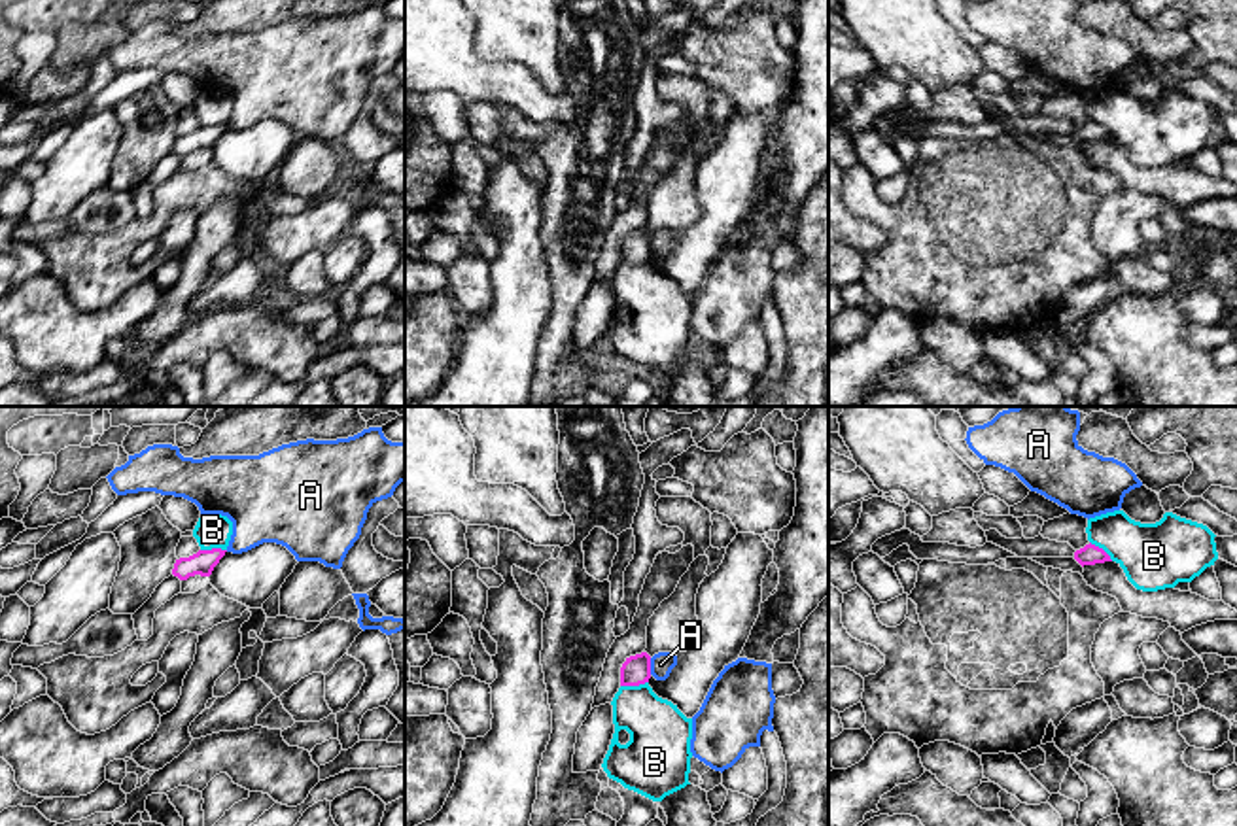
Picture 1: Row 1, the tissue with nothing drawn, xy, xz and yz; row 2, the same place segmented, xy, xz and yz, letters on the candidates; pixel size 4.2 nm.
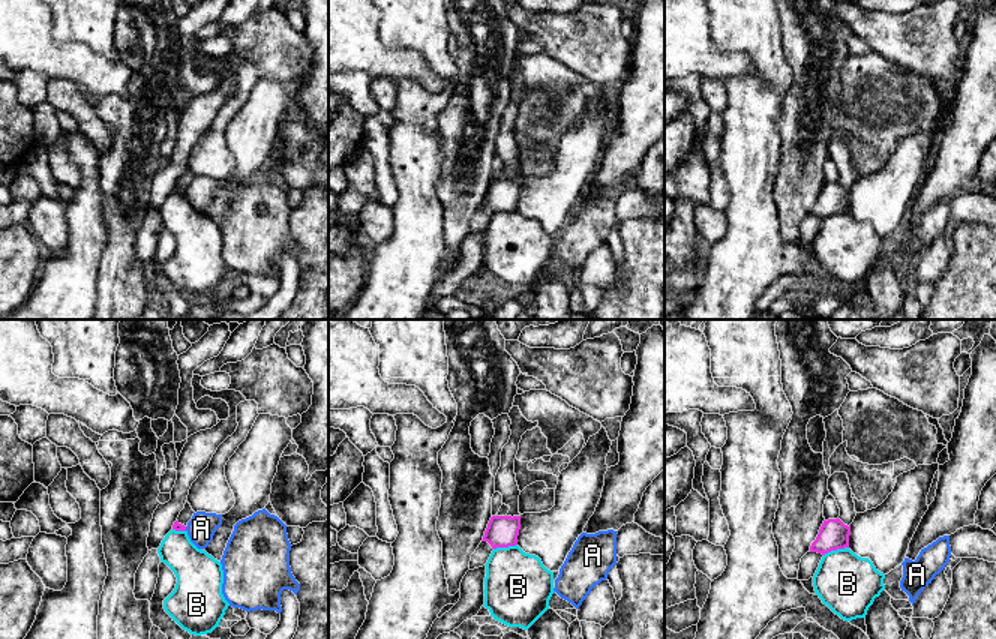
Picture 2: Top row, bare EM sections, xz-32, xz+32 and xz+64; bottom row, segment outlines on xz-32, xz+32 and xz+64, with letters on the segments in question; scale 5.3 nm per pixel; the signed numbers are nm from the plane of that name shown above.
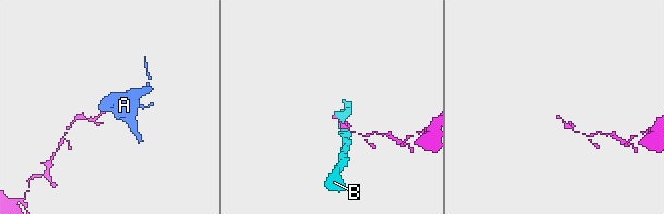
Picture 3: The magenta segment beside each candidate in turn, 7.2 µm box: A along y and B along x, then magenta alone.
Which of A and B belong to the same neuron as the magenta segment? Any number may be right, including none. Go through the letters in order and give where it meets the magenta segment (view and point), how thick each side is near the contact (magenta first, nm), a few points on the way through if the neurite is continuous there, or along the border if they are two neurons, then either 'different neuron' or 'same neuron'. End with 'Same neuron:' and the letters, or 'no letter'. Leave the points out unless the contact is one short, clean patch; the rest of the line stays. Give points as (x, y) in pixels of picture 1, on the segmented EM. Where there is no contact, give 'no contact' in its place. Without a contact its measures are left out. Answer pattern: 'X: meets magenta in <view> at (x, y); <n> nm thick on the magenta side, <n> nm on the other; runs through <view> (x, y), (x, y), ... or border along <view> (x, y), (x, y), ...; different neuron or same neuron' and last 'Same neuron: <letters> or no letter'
A: meets magenta in xz at (649, 666); 120 nm thick on the magenta side, 100 nm on the other; border along xz (649, 658), (651, 673); different neuron
B: meets magenta in xz at (634, 685); 120 nm thick on the magenta side, 260 nm on the other; different neuron
Same neuron: no letter

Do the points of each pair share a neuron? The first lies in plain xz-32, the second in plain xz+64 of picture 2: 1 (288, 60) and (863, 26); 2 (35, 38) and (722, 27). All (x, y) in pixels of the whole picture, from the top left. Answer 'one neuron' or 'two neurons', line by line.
1: one neuron
2: two neurons

